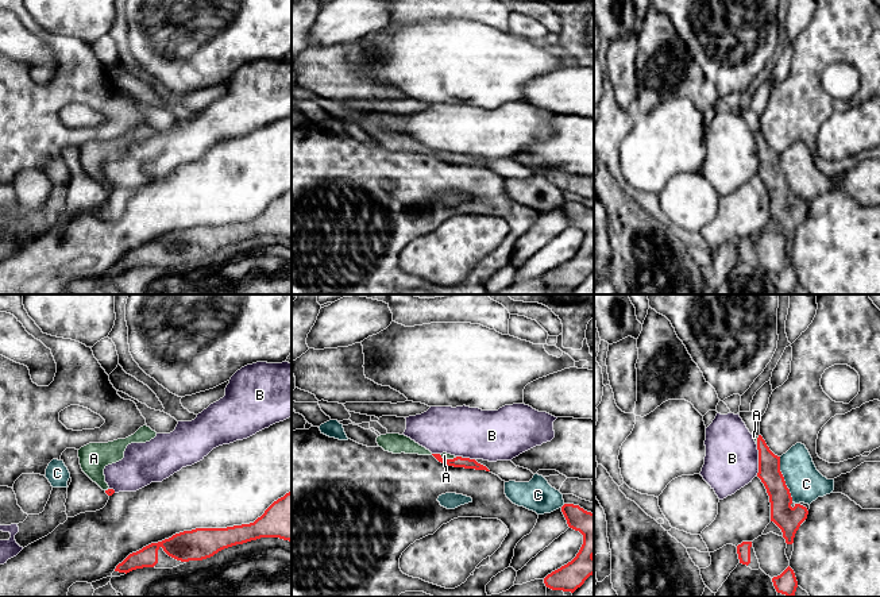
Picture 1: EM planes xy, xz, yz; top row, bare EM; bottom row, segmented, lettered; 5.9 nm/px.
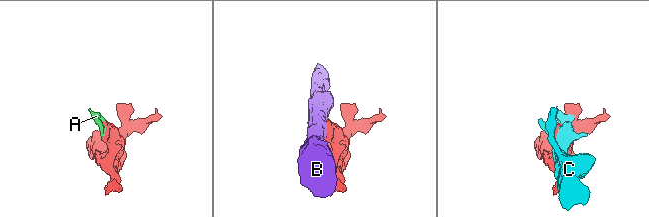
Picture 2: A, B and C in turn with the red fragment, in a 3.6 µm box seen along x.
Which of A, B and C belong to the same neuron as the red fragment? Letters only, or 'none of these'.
A

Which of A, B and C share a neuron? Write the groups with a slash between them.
A / B / C

